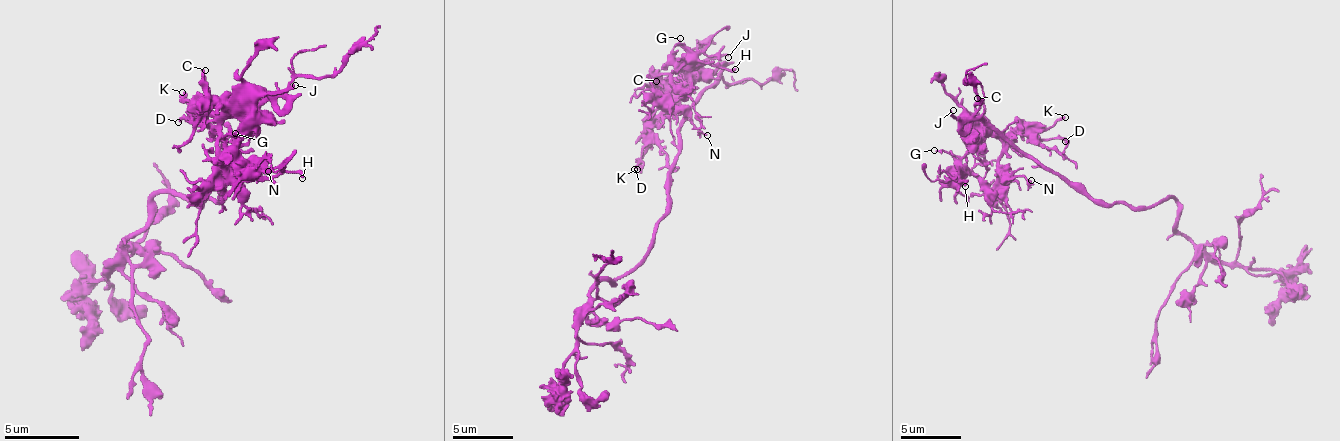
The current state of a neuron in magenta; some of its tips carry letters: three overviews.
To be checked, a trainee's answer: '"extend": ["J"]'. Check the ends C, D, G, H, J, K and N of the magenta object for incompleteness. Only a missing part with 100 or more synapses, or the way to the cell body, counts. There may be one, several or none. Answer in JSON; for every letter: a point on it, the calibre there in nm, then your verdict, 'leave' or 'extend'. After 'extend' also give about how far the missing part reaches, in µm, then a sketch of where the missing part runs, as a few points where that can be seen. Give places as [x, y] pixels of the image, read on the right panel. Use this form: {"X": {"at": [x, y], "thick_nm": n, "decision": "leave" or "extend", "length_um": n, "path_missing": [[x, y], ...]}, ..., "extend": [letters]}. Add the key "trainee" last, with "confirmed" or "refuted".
{"C": {"at": [977, 98], "thick_nm": 200, "decision": "leave"}, "D": {"at": [1065, 141], "thick_nm": 240, "decision": "leave"}, "G": {"at": [934, 150], "thick_nm": 180, "decision": "leave"}, "H": {"at": [965, 186], "thick_nm": 200, "decision": "leave"}, "J": {"at": [953, 110], "thick_nm": 200, "decision": "extend", "length_um": 60}, "K": {"at": [1065, 117], "thick_nm": 200, "decision": "leave"}, "N": {"at": [1031, 180], "thick_nm": 220, "decision": "leave"}, "extend": ["J"], "trainee": "confirmed"}

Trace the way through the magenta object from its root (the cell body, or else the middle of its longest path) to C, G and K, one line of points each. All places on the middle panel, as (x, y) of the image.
C: (662, 214), (668, 202), (668, 169), (677, 154), (677, 126), (698, 93), (671, 87), (662, 78), (656, 81)
G: (662, 214), (668, 202), (668, 169), (677, 154), (677, 126), (698, 96), (689, 75), (671, 54), (680, 38)
K: (662, 214), (668, 202), (668, 169), (677, 154), (677, 126), (698, 96), (695, 90), (659, 120), (637, 169)

